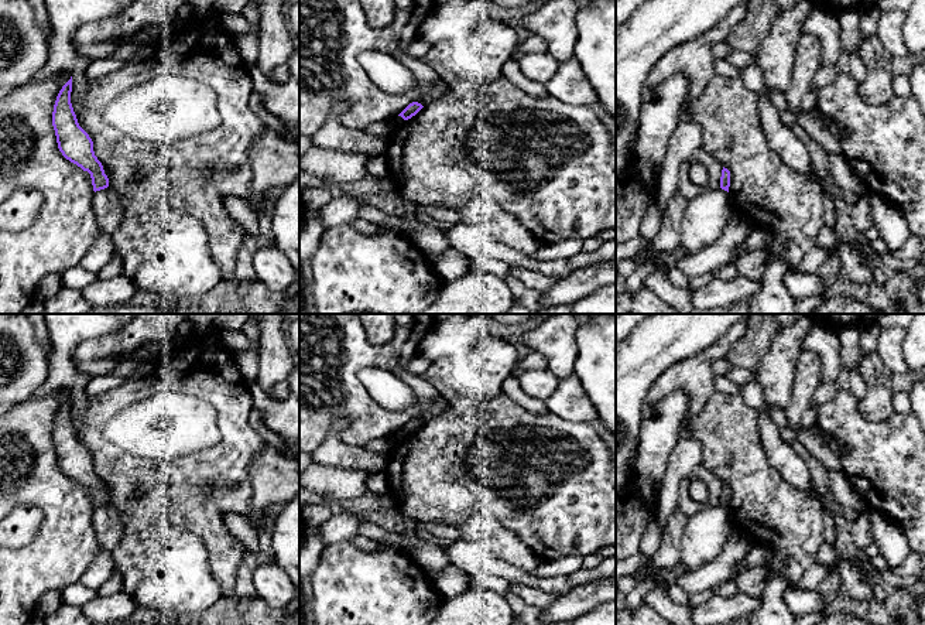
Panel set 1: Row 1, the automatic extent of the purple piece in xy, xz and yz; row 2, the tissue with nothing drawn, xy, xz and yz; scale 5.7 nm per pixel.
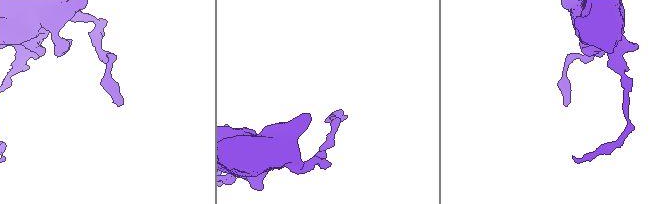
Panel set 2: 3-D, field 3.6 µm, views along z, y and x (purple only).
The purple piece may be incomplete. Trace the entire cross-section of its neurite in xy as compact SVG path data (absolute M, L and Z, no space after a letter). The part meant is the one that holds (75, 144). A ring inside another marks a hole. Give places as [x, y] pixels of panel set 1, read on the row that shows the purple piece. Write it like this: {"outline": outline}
{"outline": "M72 76L59 90L52 112L58 148L66 160L90 174L93 191L96 192L109 187L109 178L95 156L92 139L78 123L71 103L71 92Z"}

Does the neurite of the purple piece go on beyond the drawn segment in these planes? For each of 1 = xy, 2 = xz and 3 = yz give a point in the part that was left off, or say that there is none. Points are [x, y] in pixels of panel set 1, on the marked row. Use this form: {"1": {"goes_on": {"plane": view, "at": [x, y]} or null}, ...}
{"1": {"goes_on": null}, "2": {"goes_on": null}, "3": {"goes_on": null}}

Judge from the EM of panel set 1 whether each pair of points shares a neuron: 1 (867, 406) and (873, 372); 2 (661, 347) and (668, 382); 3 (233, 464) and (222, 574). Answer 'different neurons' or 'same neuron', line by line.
1: same neuron
2: different neurons
3: same neuron

